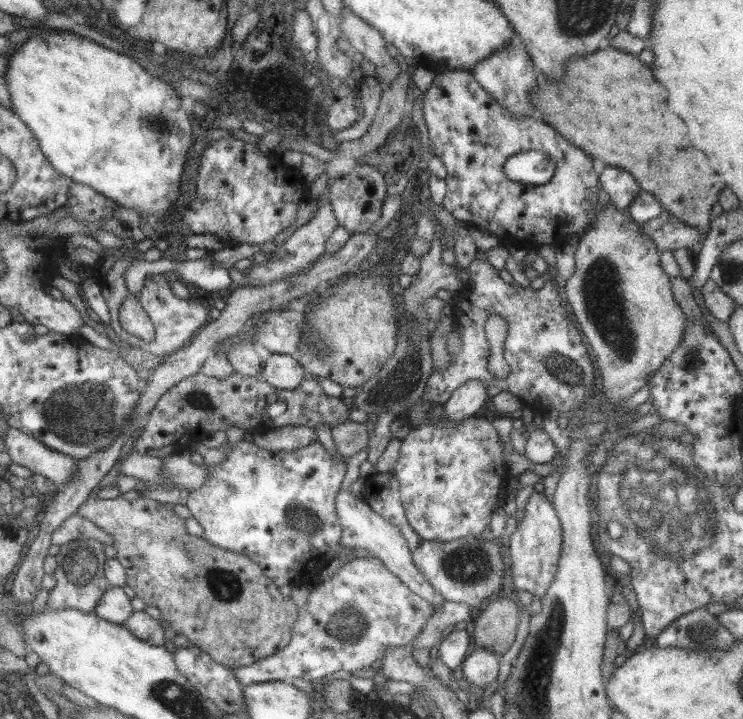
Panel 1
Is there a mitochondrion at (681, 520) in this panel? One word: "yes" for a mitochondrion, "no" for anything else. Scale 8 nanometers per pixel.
yes

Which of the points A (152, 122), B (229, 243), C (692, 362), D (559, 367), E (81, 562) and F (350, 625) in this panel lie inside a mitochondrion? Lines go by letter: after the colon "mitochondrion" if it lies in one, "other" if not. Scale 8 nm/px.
A: mitochondrion
B: other
C: mitochondrion
D: mitochondrion
E: mitochondrion
F: mitochondrion

